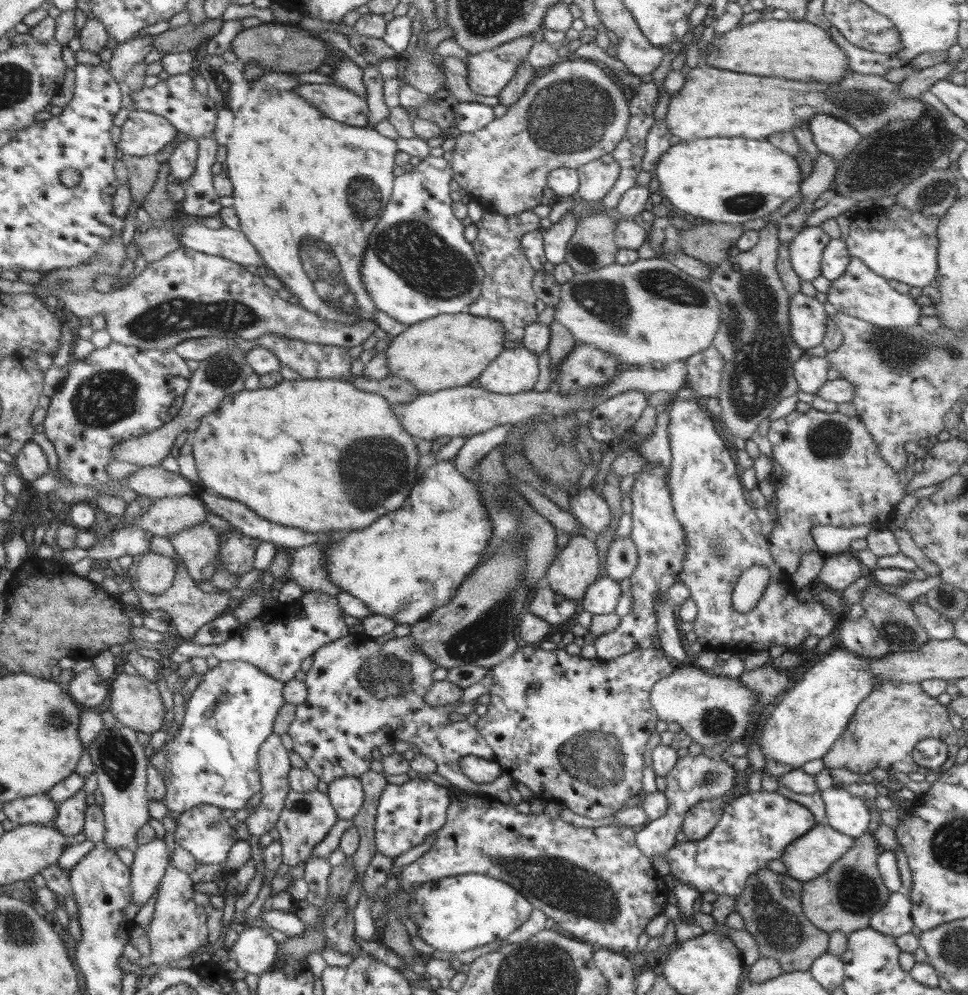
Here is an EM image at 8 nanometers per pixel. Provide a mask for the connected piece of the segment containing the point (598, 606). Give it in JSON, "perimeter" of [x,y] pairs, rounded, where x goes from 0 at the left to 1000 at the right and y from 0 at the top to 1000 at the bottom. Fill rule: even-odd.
{"perimeter":[[[628,579],[617,581],[607,589],[604,599],[599,603],[604,614],[619,618],[634,616],[642,600],[639,585]]]}

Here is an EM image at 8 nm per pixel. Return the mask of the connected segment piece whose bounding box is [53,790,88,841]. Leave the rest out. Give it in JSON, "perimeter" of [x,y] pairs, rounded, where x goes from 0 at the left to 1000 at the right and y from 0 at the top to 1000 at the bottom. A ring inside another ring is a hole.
{"perimeter":[[[83,794],[79,799],[60,809],[60,817],[58,817],[58,822],[55,824],[56,829],[74,845],[77,838],[86,836],[90,812],[89,797]]]}

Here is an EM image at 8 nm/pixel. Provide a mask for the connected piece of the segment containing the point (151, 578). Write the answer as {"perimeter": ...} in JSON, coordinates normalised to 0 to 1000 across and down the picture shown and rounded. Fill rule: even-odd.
{"perimeter":[[[159,555],[149,557],[138,576],[145,592],[155,598],[165,598],[177,591],[181,577],[182,565]]]}

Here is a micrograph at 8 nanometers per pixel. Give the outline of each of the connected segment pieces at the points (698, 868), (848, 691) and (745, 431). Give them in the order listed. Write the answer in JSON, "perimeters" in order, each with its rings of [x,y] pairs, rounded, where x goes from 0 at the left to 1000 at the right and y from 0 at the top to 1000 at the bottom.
{"perimeters":[[[[801,795],[774,796],[749,807],[744,824],[729,842],[697,846],[692,854],[688,854],[686,862],[688,866],[691,866],[693,878],[700,882],[705,888],[711,888],[724,897],[736,895],[741,899],[750,898],[750,901],[760,904],[762,899],[769,896],[771,882],[781,878],[787,872],[793,873],[795,864],[806,862],[812,850],[818,848],[822,842],[833,838],[843,828],[841,818],[833,810],[824,808],[822,804],[814,804]]],[[[867,648],[841,664],[841,668],[832,675],[830,681],[819,686],[787,723],[782,733],[785,738],[782,746],[789,761],[792,764],[802,764],[806,768],[812,767],[812,770],[819,773],[827,773],[830,768],[837,764],[851,762],[851,759],[855,758],[862,746],[874,733],[884,711],[901,696],[903,687],[901,687],[897,664],[899,664],[899,660],[880,657]]],[[[793,223],[793,226],[785,230],[783,235],[783,243],[776,251],[765,252],[764,255],[753,260],[752,264],[746,263],[731,281],[733,291],[744,303],[746,311],[746,318],[744,318],[746,325],[736,346],[749,364],[744,386],[746,394],[742,398],[746,409],[744,422],[754,430],[756,436],[771,442],[781,433],[785,424],[798,416],[798,412],[806,402],[824,394],[819,369],[832,355],[832,351],[822,347],[822,343],[816,337],[814,312],[817,295],[810,289],[802,269],[804,249],[807,247],[804,241],[803,223]]]]}

